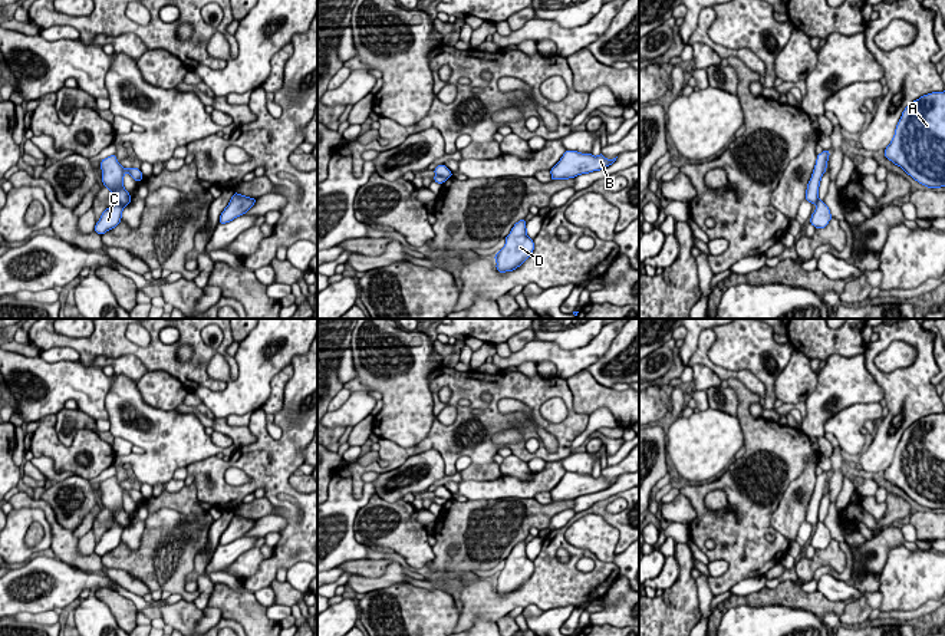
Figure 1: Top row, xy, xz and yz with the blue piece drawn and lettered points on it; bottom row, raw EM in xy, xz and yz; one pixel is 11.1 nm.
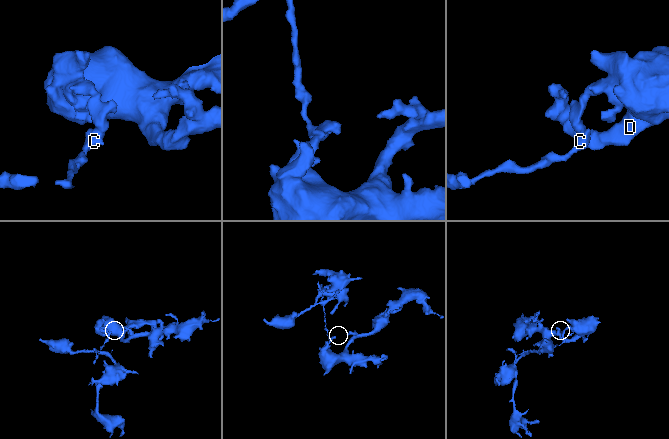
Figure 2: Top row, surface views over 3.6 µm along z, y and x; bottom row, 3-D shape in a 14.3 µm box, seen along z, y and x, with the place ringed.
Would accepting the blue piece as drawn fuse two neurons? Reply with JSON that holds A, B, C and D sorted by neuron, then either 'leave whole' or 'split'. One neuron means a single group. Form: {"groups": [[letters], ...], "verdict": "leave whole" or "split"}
{"groups": [["A", "B", "D"], ["C"]], "verdict": "split"}

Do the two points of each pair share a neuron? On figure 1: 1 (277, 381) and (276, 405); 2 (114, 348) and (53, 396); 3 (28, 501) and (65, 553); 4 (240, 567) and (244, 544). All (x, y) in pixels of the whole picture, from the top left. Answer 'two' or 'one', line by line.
1: one
2: two
3: one
4: two

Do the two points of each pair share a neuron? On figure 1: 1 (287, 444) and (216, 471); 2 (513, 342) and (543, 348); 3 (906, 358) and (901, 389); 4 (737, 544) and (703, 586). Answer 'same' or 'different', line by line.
1: same
2: different
3: different
4: different

